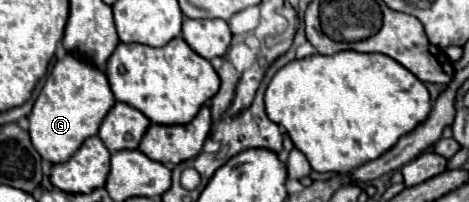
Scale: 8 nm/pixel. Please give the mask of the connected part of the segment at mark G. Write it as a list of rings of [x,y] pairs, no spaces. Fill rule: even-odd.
[[[70,53],[64,55],[64,59],[56,61],[56,65],[52,67],[52,73],[48,75],[28,115],[28,133],[34,149],[40,153],[42,159],[46,159],[52,165],[68,161],[78,151],[82,141],[98,133],[102,119],[114,103],[114,93],[102,69],[92,67]]]

